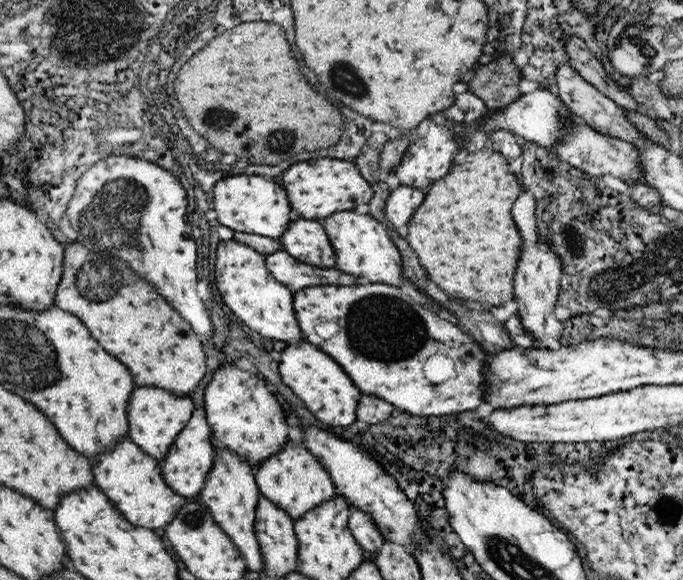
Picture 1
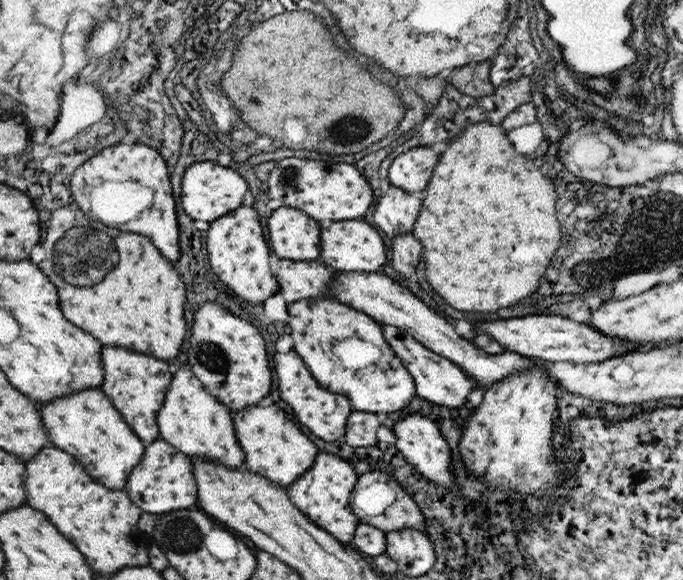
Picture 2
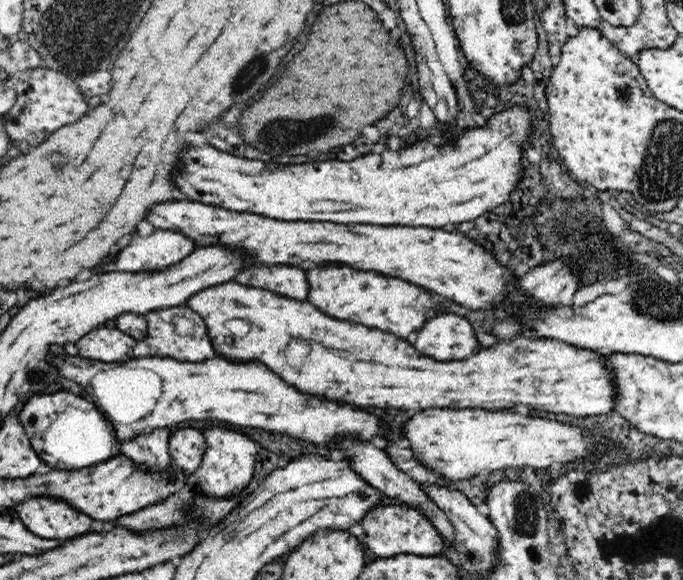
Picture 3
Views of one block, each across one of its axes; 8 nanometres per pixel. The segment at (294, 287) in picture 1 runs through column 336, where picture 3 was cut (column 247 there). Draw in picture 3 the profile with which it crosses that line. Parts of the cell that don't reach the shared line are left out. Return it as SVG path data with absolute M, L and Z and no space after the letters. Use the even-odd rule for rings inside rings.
M248 266L234 276L238 284L286 294L294 300L308 300L306 270L296 266Z

